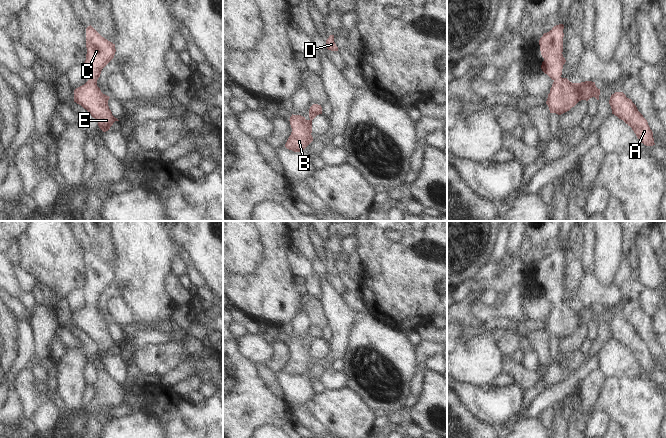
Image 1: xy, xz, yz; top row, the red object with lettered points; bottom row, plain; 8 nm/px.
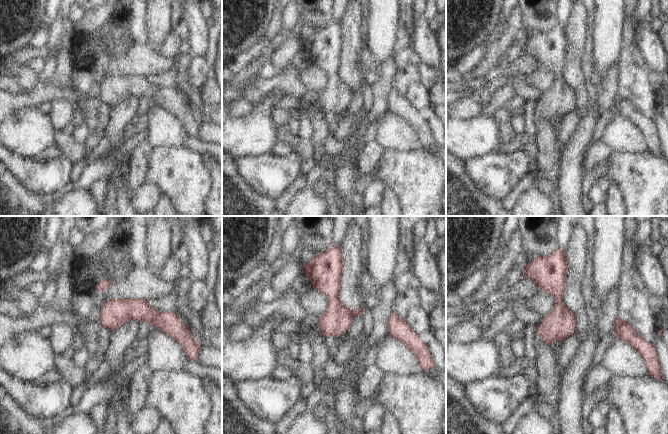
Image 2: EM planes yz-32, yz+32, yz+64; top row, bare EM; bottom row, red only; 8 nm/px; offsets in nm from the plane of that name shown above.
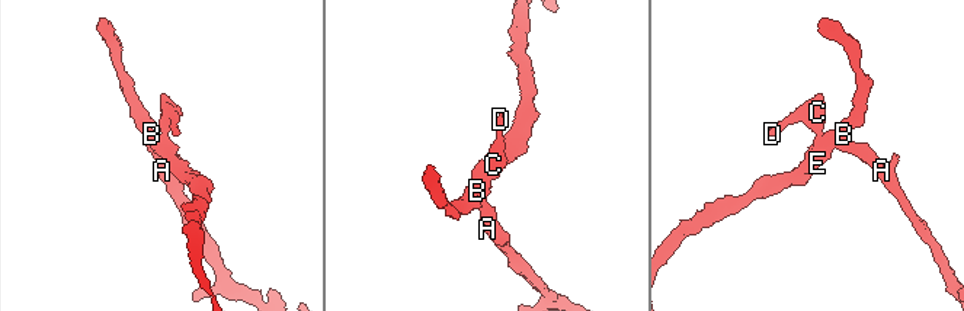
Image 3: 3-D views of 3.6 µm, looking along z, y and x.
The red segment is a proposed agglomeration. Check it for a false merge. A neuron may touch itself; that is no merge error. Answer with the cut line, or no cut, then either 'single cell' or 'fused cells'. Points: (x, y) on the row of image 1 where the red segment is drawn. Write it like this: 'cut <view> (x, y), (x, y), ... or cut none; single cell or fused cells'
cut none; single cell

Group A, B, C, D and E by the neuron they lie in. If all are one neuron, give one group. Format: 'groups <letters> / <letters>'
groups A B C D E

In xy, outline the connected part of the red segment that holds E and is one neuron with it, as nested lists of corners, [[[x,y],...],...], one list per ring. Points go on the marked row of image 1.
[[[91,25],[86,28],[86,60],[84,68],[88,81],[74,90],[74,102],[86,109],[98,122],[99,128],[106,132],[115,121],[119,121],[112,115],[108,106],[109,96],[103,94],[97,86],[97,80],[100,77],[102,69],[114,58],[116,49],[115,44],[102,37]]]

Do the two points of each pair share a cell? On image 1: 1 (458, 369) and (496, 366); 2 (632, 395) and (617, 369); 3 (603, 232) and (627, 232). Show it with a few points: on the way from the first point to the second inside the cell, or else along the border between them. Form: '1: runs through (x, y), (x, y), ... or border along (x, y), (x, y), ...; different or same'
1: runs through (467, 366), (487, 366); same
2: border along (606, 376), (636, 377); different
3: border along (622, 231), (621, 256); different

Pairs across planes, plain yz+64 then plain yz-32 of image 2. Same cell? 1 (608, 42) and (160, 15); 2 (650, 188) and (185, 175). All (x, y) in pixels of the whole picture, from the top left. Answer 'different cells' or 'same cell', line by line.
1: same cell
2: same cell

